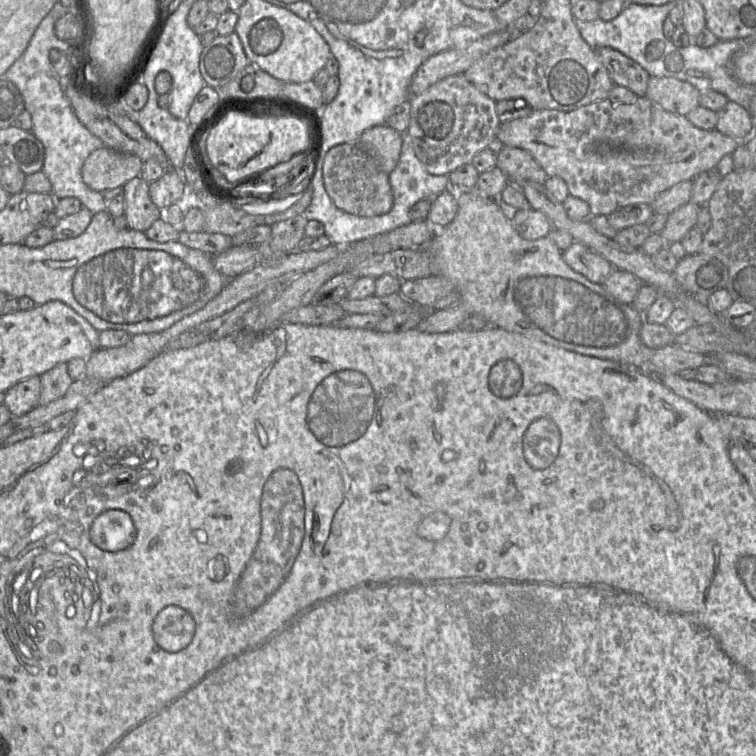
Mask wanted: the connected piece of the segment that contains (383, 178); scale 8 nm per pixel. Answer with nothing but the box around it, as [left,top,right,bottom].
[323,143,394,217]

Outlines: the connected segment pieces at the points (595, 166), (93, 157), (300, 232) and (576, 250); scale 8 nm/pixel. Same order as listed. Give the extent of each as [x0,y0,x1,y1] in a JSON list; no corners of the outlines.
[[496,96,740,216],[82,147,142,192],[267,215,308,254],[562,241,615,284]]

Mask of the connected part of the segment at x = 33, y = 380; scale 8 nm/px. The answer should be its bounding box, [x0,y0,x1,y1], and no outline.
[4,376,40,417]

